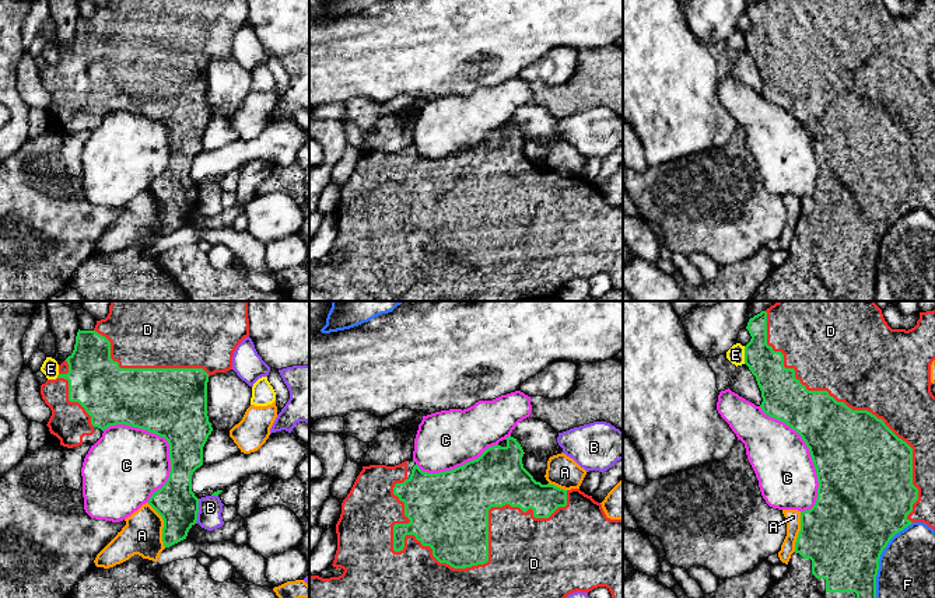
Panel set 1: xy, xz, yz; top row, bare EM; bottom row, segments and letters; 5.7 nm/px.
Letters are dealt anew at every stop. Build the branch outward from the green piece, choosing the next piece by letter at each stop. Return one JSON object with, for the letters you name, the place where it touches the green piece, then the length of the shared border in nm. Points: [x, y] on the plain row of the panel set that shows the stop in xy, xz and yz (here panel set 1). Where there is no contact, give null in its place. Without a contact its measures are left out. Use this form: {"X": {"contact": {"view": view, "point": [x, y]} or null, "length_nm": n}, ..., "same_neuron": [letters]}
{"D": {"contact": {"view": "xz", "point": [487, 228]}, "length_nm": 1050}, "same_neuron": ["D"]}

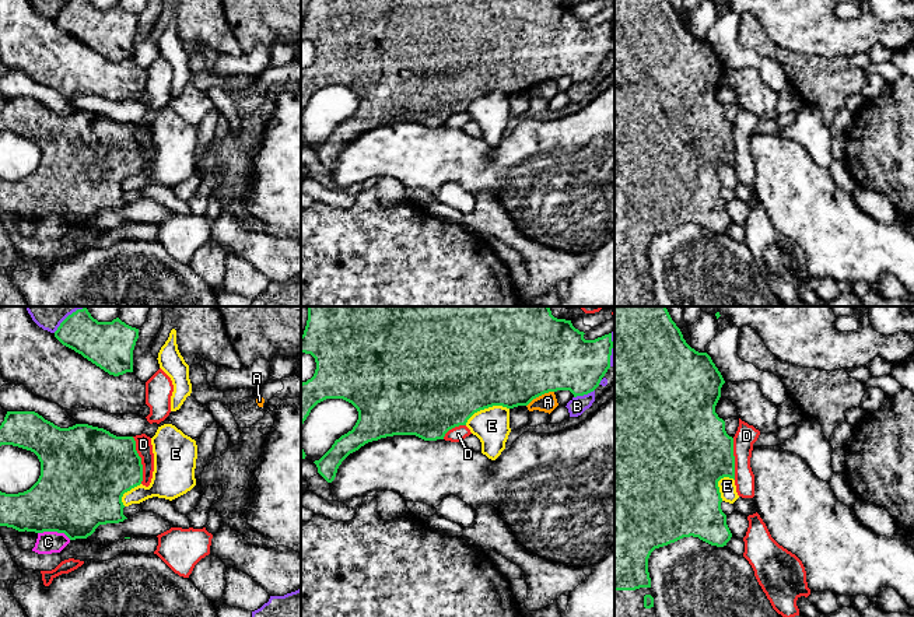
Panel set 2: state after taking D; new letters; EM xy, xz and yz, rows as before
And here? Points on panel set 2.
{"same_neuron": []}

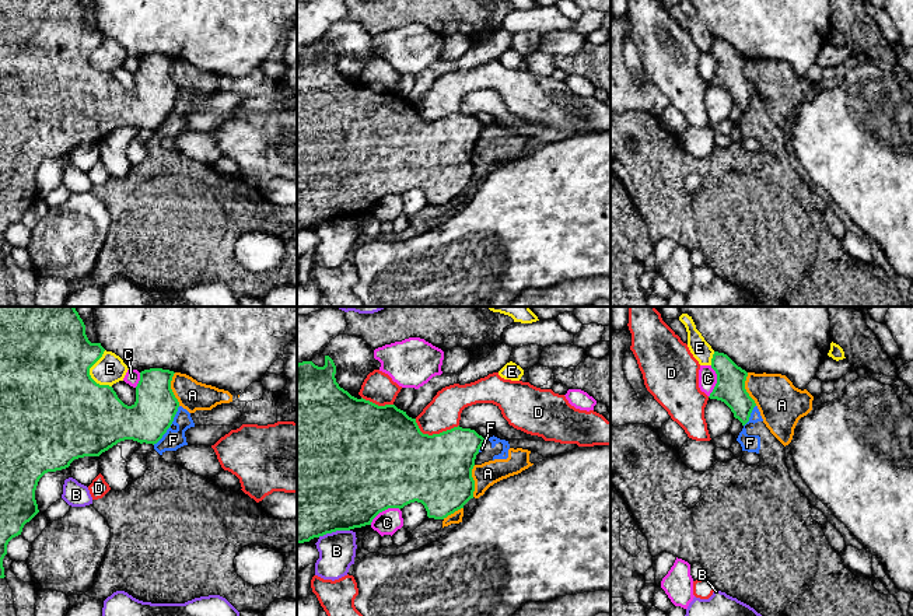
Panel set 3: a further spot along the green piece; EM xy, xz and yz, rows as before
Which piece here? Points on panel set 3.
{"same_neuron": []}

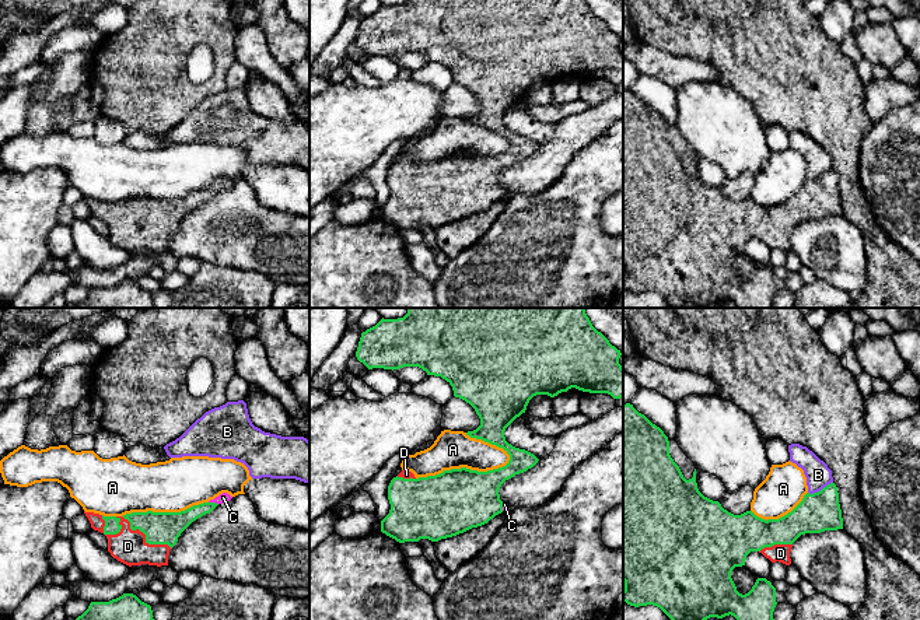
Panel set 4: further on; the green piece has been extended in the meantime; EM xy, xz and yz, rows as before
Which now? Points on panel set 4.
{"C": {"contact": {"view": "xy", "point": [213, 189]}, "length_nm": 60}, "D": {"contact": {"view": "xy", "point": [128, 206]}, "length_nm": 440}, "same_neuron": ["C", "D"]}

